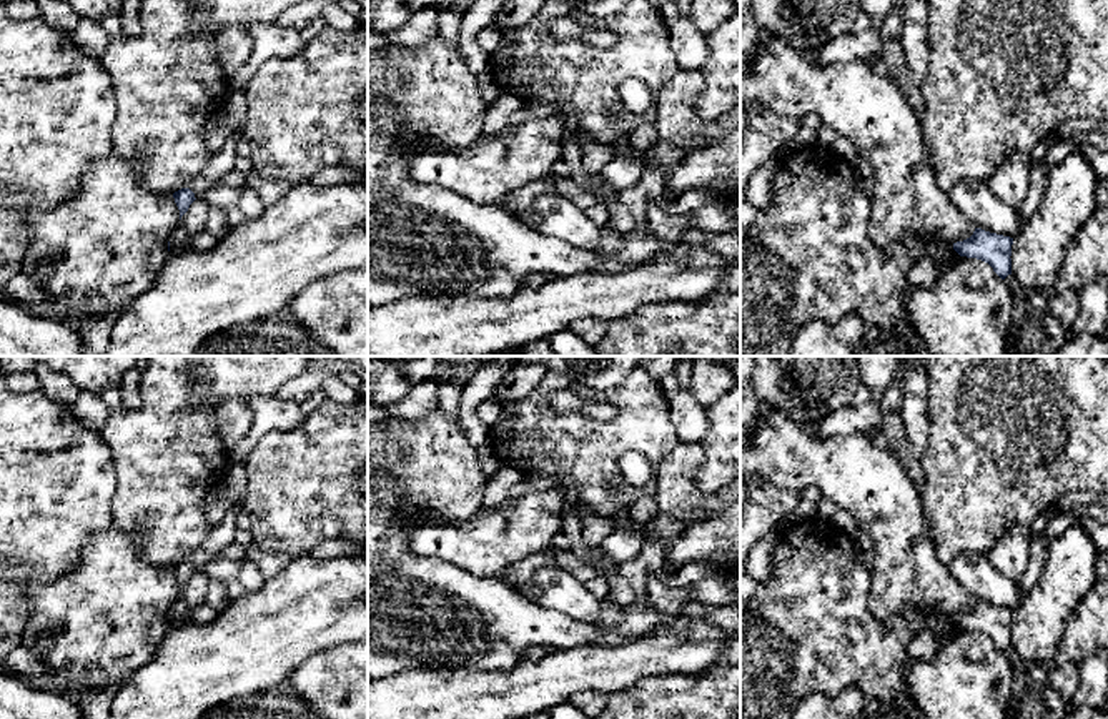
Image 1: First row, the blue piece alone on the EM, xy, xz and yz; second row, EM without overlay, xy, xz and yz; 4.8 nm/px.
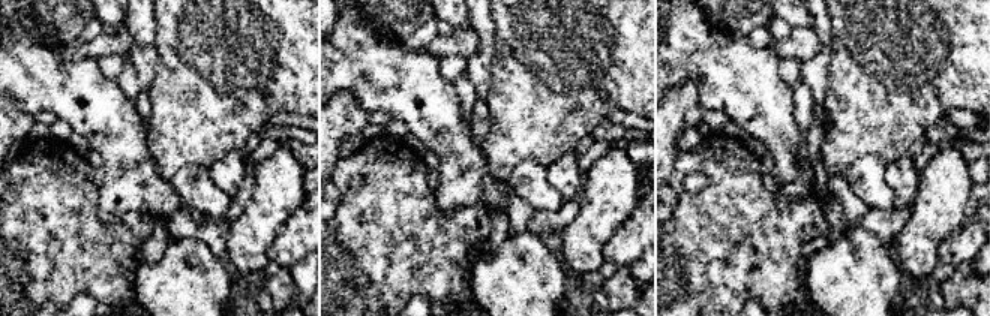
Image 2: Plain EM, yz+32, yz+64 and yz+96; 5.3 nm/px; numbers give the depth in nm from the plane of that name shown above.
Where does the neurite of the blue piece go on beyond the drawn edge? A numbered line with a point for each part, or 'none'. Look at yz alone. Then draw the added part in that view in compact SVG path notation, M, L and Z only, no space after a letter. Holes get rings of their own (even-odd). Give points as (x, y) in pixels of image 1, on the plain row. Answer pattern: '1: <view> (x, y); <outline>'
none

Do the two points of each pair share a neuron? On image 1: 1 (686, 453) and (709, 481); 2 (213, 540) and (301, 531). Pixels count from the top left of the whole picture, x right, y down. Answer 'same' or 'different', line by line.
1: different
2: different

